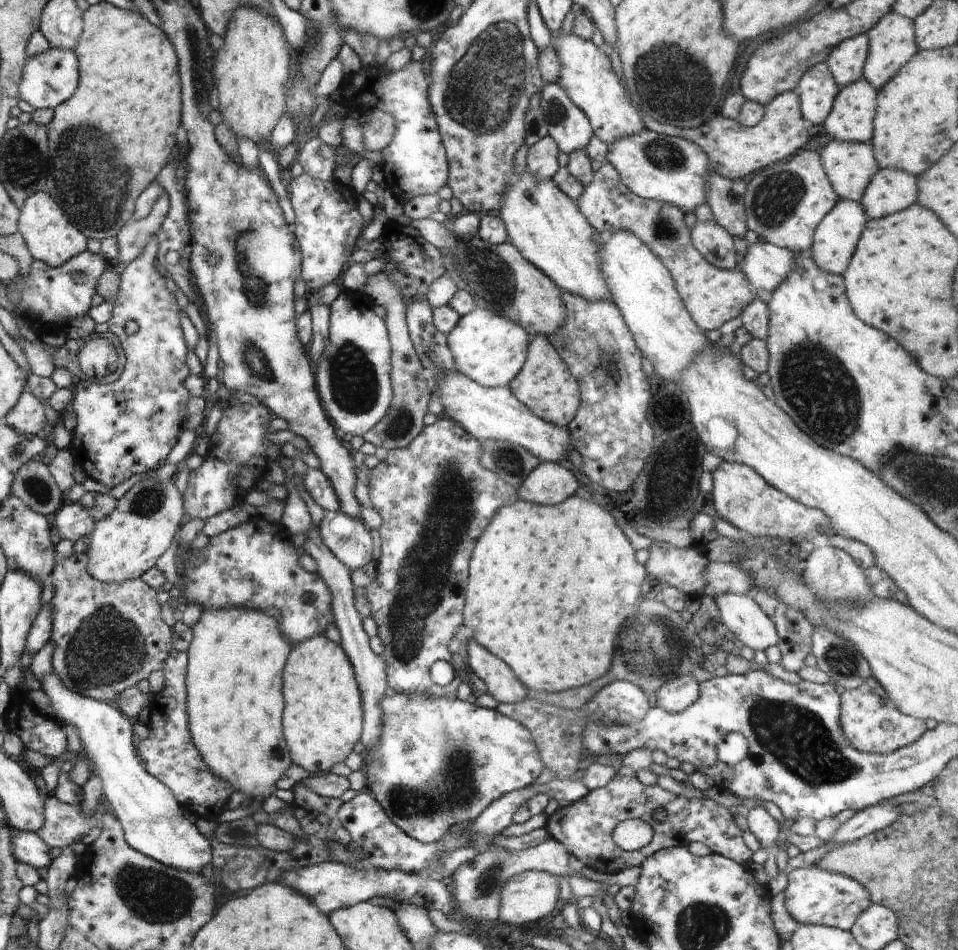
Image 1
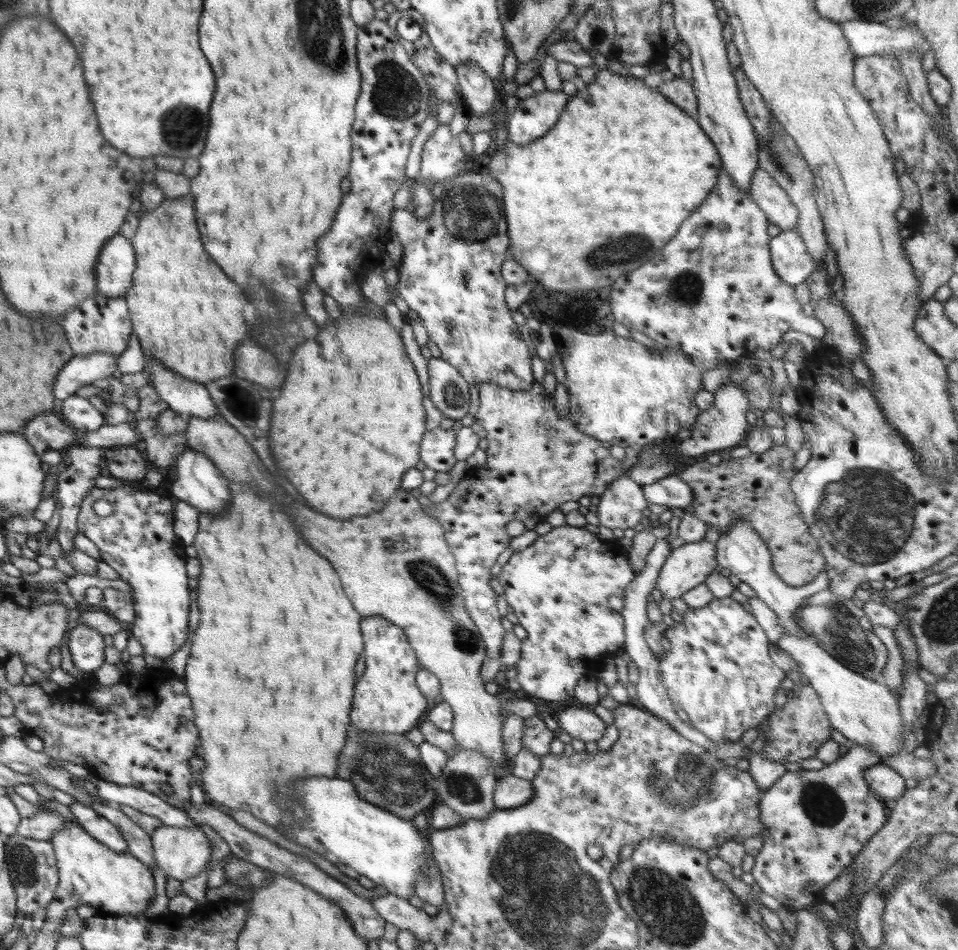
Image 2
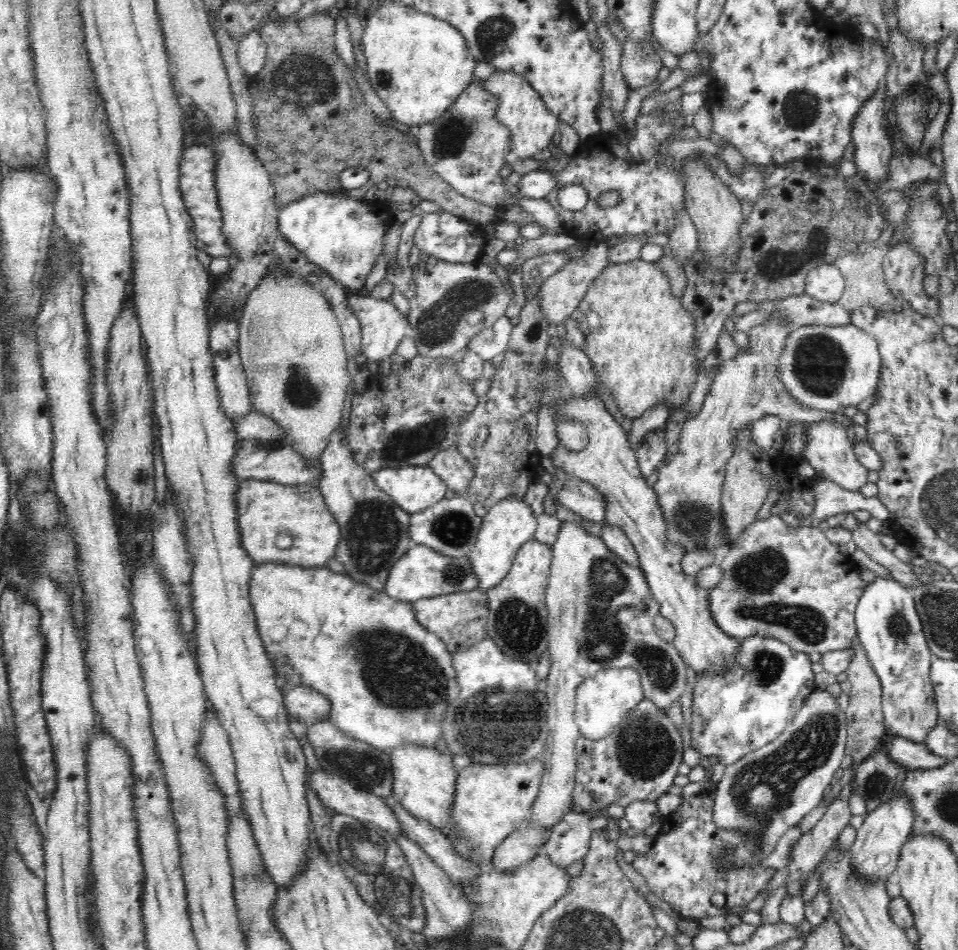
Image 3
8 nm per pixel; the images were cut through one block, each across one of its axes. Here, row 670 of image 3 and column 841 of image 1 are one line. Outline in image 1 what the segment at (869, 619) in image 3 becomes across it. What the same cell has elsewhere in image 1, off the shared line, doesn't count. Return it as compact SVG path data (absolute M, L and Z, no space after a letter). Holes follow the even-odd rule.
M805 865L788 871L785 905L790 916L800 925L830 926L849 931L856 919L871 904L870 893L853 878L831 873L818 866Z

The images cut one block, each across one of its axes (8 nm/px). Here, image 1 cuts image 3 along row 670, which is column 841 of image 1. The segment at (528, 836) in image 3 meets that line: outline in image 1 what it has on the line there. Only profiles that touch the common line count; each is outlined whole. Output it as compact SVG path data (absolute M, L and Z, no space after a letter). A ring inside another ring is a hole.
M831 545L823 548L815 548L803 564L804 569L802 572L809 582L811 590L822 600L862 602L870 600L874 596L864 569L856 564L852 556L843 549L832 547ZM813 626L811 654L818 661L817 668L830 677L834 686L859 688L871 674L868 662L855 646L824 626Z

